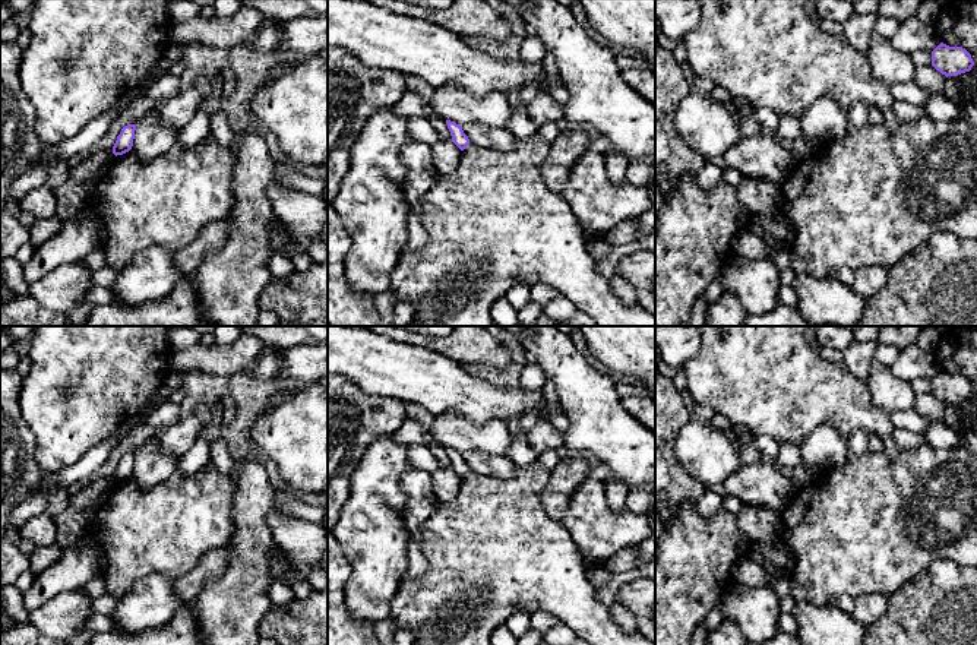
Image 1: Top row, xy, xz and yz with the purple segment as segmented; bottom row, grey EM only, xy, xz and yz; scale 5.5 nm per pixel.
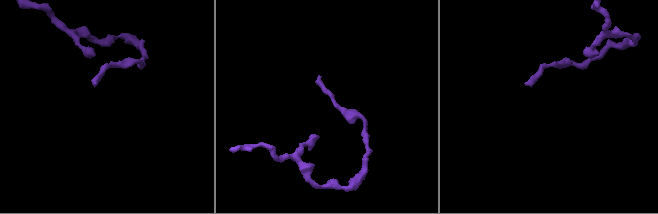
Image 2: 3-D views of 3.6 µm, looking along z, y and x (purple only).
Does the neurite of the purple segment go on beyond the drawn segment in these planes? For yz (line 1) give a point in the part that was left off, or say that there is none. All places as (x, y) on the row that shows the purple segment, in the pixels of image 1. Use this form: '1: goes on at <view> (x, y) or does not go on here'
1: does not go on here

